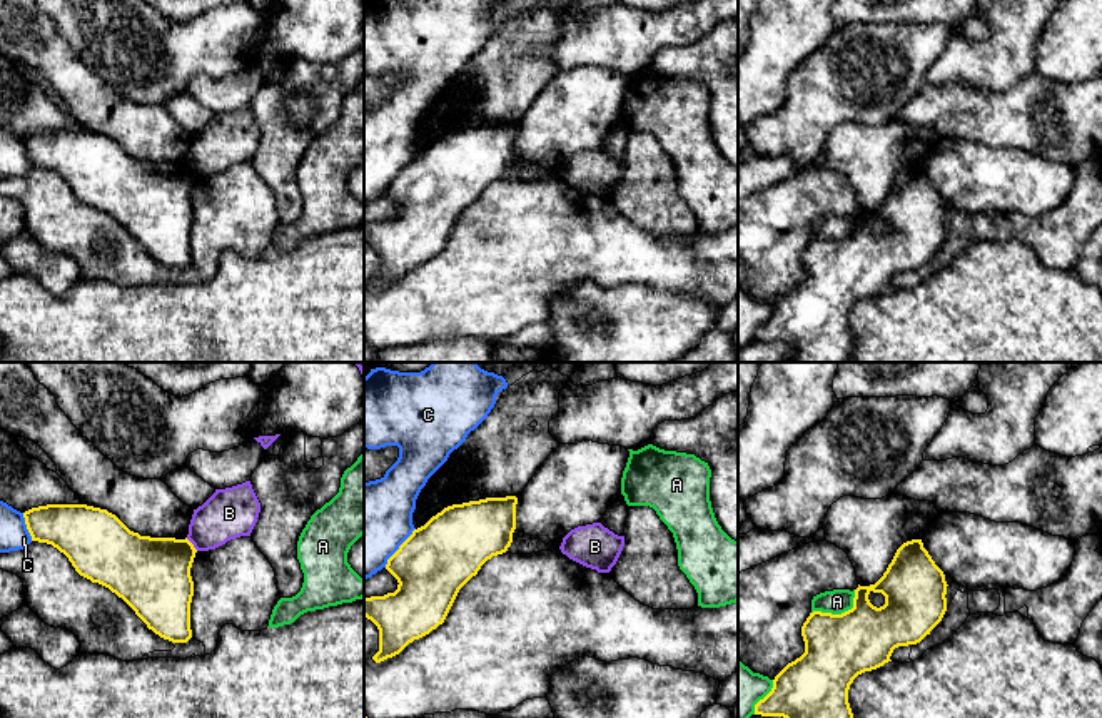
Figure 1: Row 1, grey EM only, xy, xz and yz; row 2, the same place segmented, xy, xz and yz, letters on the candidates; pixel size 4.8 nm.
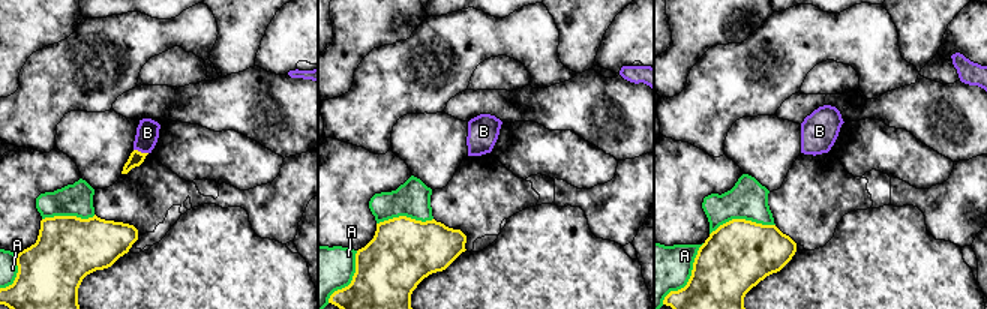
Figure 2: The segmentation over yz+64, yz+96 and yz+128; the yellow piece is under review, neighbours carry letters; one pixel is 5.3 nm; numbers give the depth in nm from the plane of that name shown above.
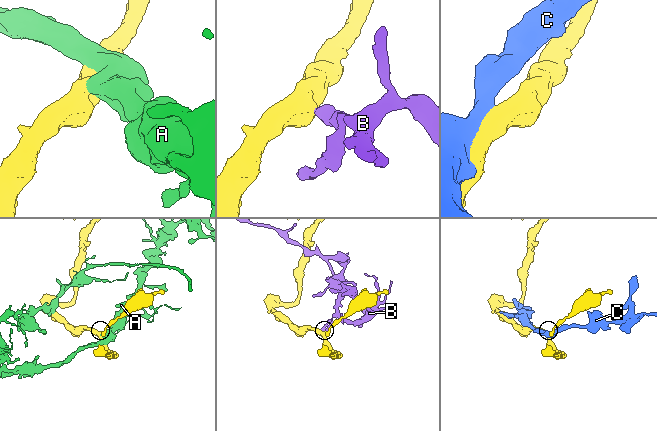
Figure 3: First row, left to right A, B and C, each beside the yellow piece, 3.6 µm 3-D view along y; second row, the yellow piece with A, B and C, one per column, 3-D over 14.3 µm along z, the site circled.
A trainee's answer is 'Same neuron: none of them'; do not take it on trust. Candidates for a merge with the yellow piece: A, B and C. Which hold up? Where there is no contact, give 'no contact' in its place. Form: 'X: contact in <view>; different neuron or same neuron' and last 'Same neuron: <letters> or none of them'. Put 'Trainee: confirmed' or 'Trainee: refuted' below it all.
A: contact in yz; different neuron
B: contact in xy; different neuron
C: contact in xz; different neuron
Same neuron: none of them
Trainee: confirmed

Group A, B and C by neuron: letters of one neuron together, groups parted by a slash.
A / B / C

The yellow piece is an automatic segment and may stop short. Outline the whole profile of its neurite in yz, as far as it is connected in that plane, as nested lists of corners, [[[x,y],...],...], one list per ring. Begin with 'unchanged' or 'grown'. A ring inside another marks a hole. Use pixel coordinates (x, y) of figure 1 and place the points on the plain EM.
unchanged; [[[922,165],[903,169],[883,202],[870,212],[855,215],[853,234],[842,239],[813,237],[801,252],[805,279],[788,289],[773,306],[771,317],[755,331],[755,341],[783,342],[793,349],[788,362],[847,362],[853,352],[853,339],[848,329],[848,316],[853,306],[892,287],[895,274],[920,269],[942,247],[947,237],[947,207],[943,197],[935,190]],[[870,219],[882,219],[885,230],[877,234],[870,229]]]

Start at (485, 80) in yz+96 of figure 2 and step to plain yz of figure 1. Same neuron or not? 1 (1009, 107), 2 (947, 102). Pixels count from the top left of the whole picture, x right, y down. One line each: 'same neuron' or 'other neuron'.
1: other neuron
2: other neuron

